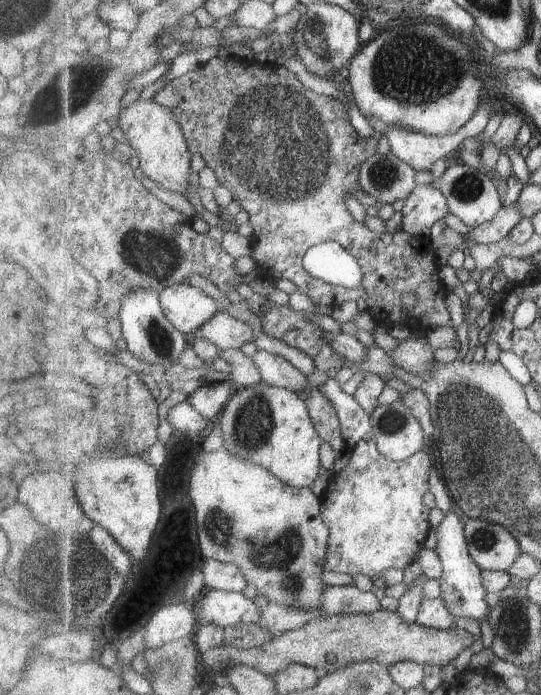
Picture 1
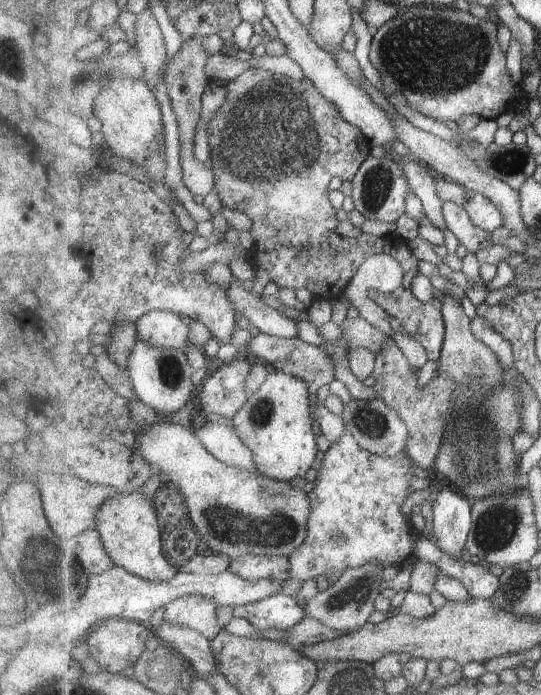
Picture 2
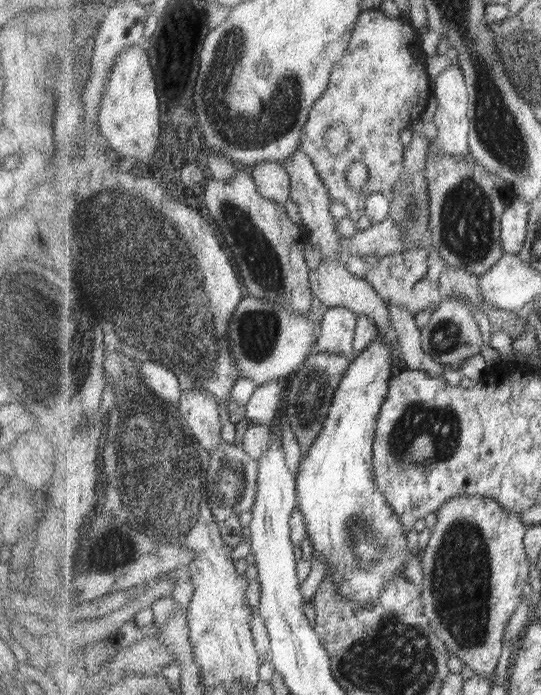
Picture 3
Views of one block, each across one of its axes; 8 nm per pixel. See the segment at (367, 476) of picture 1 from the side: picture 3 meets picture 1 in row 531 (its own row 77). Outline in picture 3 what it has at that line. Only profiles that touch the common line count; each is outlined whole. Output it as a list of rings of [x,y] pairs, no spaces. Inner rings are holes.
[[[379,8],[365,9],[362,14],[359,15],[358,22],[355,23],[353,38],[351,39],[349,49],[345,51],[345,57],[343,57],[343,59],[341,59],[341,61],[335,65],[335,68],[331,73],[330,87],[327,89],[327,91],[325,91],[322,98],[314,104],[314,107],[310,112],[309,120],[303,129],[301,148],[311,157],[311,160],[313,160],[313,164],[315,164],[317,170],[319,171],[319,175],[321,175],[321,180],[328,187],[330,196],[334,199],[334,201],[343,203],[347,207],[346,217],[355,223],[357,223],[361,216],[364,217],[366,215],[366,203],[370,196],[373,196],[375,193],[391,194],[391,191],[393,191],[395,182],[397,182],[398,178],[400,178],[401,169],[404,167],[402,162],[406,147],[403,146],[403,142],[399,141],[401,130],[405,130],[405,128],[409,129],[411,125],[415,124],[418,120],[421,120],[421,116],[427,108],[427,102],[429,102],[429,98],[432,97],[431,88],[433,86],[431,82],[429,82],[427,66],[425,66],[425,62],[423,62],[423,60],[427,60],[427,54],[425,54],[425,51],[421,50],[421,46],[419,46],[420,38],[421,36],[417,36],[415,28],[413,28],[411,24],[407,24],[407,22],[405,22],[405,18],[389,18],[389,16],[385,16],[383,11],[381,11]],[[387,50],[393,50],[393,56],[395,56],[395,54],[399,56],[399,52],[401,52],[401,58],[397,58],[397,60],[403,60],[403,62],[387,62],[387,60],[385,60]],[[355,161],[365,161],[365,163],[367,163],[367,167],[369,167],[369,171],[371,171],[371,176],[369,176],[369,184],[367,184],[367,187],[363,191],[355,191],[354,189],[351,189],[351,184],[349,184],[349,180],[347,180],[347,169],[349,169],[349,165],[351,165],[351,163],[355,163]]]

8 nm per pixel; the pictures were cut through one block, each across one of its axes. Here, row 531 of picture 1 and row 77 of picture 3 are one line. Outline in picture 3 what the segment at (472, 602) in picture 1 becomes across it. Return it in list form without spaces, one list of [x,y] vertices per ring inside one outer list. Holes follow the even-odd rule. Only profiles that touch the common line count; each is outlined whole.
[[[454,63],[441,72],[434,80],[433,85],[437,102],[437,110],[432,122],[435,124],[438,134],[431,140],[430,148],[435,148],[435,152],[443,152],[445,156],[455,156],[455,158],[465,158],[470,152],[469,132],[471,119],[468,114],[470,103],[470,92],[466,83],[466,76],[459,64]]]

